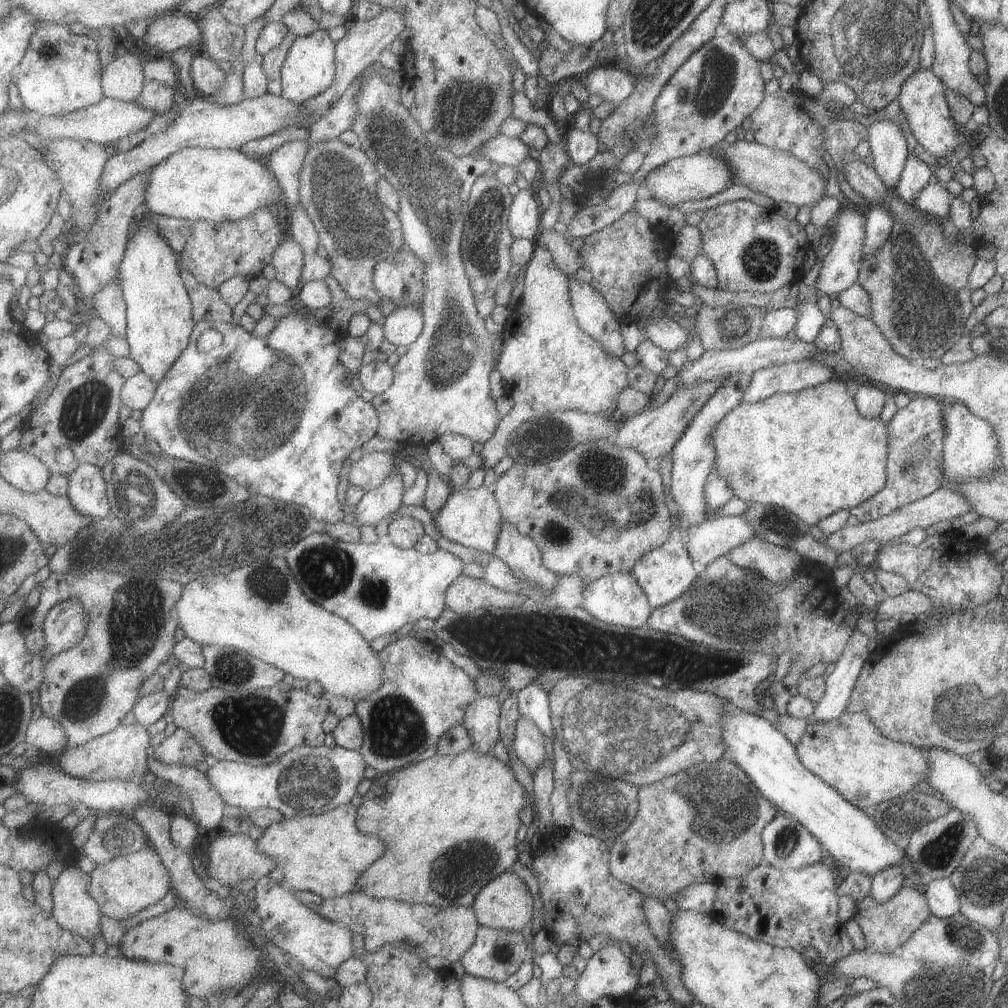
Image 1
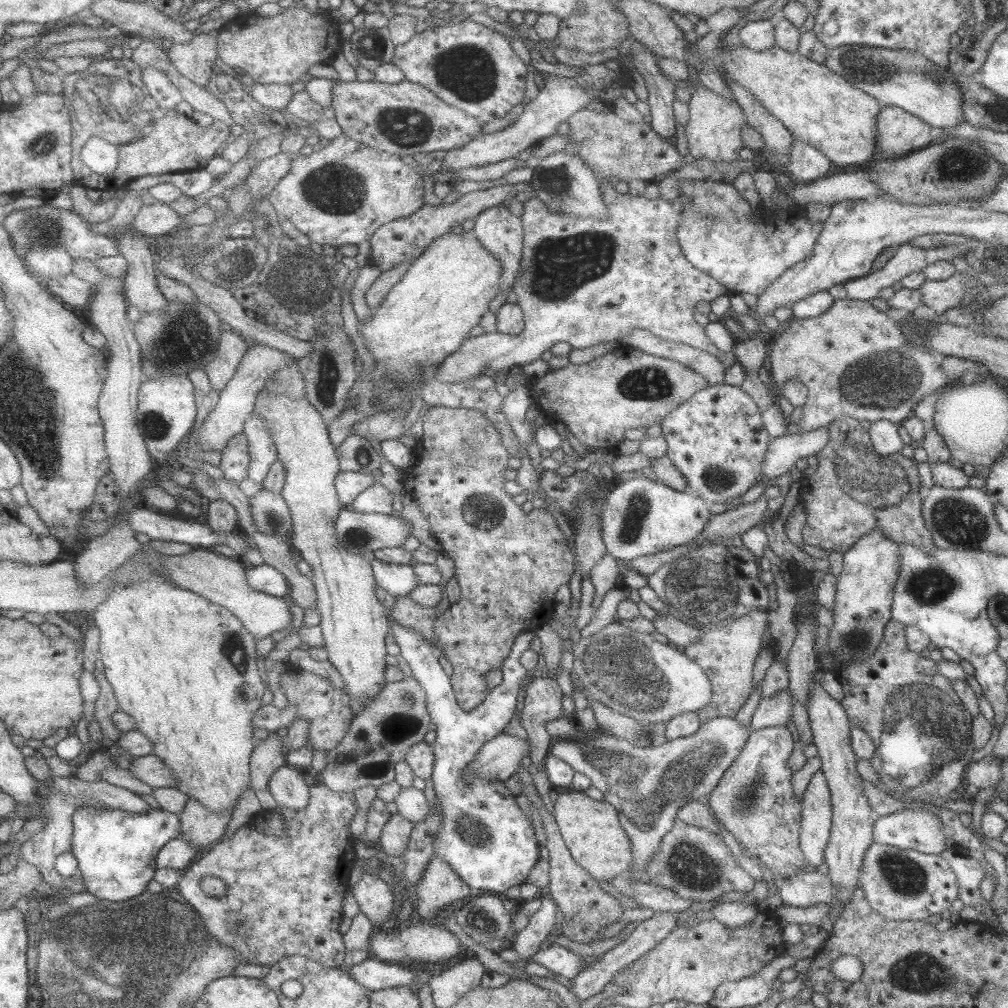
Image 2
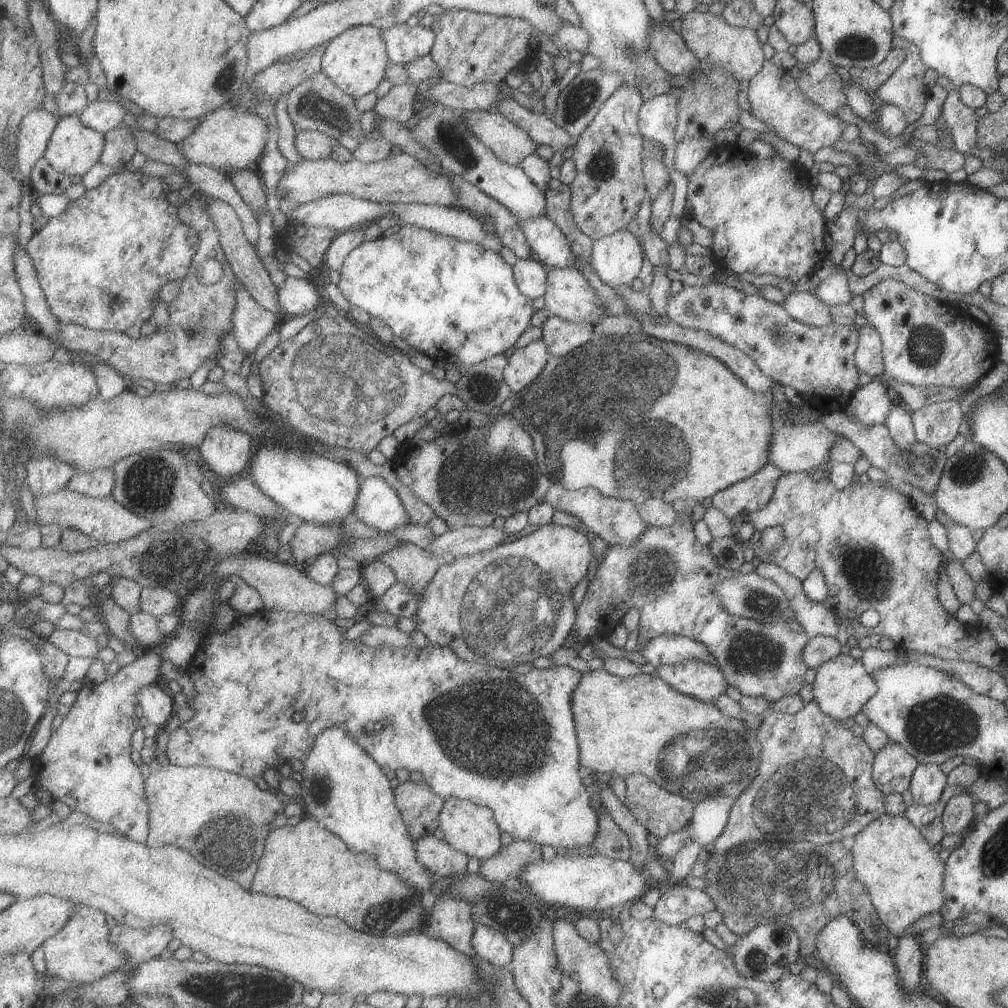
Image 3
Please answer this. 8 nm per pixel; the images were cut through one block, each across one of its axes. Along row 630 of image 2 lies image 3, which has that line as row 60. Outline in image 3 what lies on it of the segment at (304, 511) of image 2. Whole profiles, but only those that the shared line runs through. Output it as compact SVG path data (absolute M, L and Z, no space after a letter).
M361 25L347 29L329 42L322 65L323 71L343 92L358 99L377 90L379 82L386 78L389 62L390 54L383 31L373 25Z

